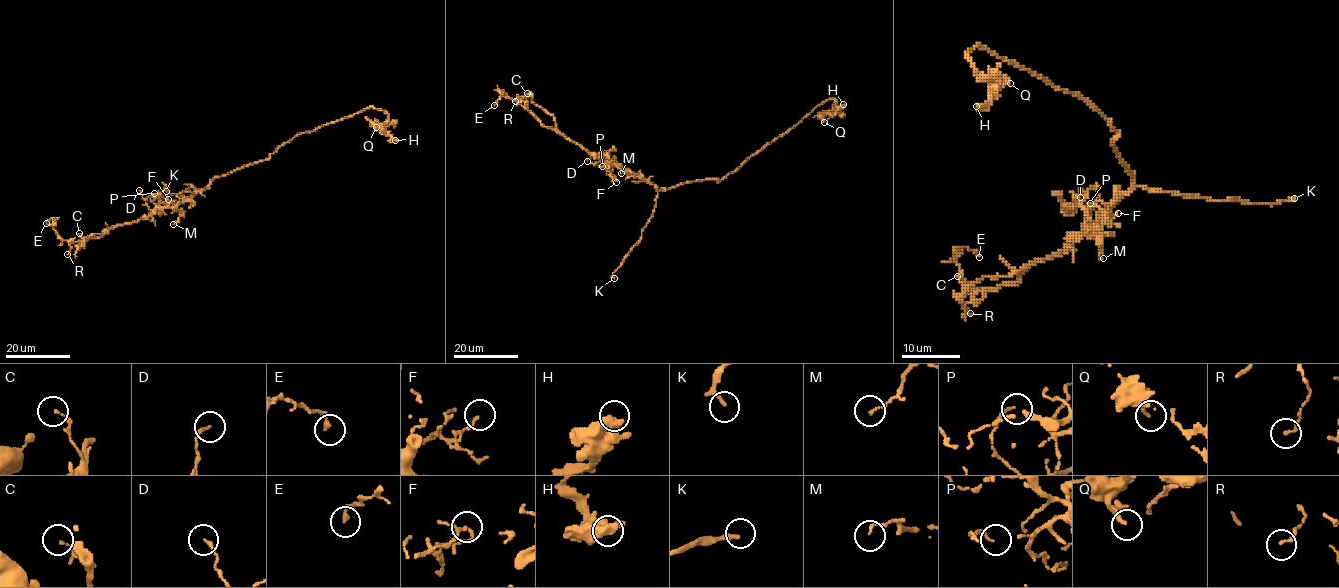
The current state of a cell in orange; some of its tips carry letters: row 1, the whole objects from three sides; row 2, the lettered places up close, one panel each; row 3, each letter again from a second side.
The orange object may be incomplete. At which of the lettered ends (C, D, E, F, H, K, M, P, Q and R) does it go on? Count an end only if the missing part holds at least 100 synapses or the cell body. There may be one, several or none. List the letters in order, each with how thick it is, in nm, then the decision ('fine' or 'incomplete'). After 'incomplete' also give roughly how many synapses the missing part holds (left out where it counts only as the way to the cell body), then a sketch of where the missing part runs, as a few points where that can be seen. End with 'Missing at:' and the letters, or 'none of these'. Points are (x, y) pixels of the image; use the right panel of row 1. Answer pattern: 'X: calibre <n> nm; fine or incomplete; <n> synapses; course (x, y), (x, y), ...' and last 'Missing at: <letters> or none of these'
C: calibre 90 nm; fine
D: calibre 130 nm; fine
E: calibre 220 nm; fine
F: calibre 150 nm; fine
H: calibre 400 nm; fine
K: calibre 200 nm; incomplete
M: calibre 110 nm; fine
P: calibre 150 nm; fine
Q: calibre 130 nm; fine
R: calibre 130 nm; fine
Missing at: K

